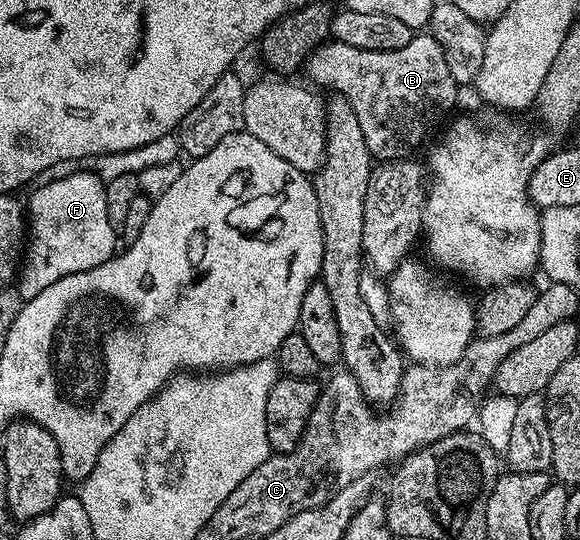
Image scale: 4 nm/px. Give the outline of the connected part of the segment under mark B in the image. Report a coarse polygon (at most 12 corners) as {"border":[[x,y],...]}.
{"border":[[330,39],[304,73],[349,102],[371,158],[409,158],[457,103],[444,47]]}

